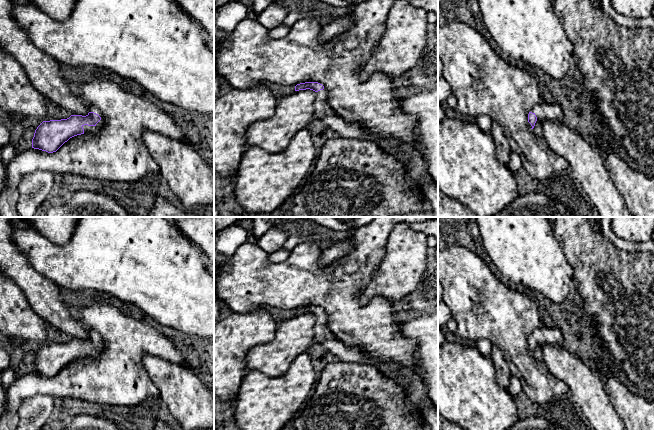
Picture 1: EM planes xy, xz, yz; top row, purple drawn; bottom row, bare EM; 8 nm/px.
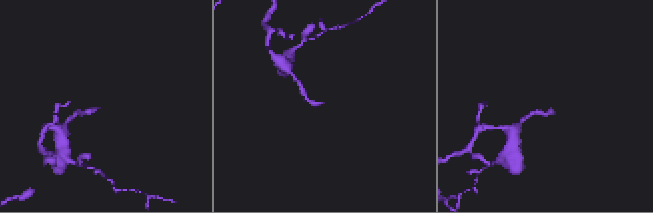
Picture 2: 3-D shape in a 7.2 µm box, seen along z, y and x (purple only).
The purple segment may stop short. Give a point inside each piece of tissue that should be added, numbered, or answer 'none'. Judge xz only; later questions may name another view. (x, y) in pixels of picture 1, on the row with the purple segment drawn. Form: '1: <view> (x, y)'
1: xz (413, 162)

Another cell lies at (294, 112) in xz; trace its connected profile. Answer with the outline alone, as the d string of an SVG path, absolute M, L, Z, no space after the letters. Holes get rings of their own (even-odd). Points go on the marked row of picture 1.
M306 89L278 99L271 118L257 121L247 129L247 147L259 147L272 154L283 151L298 131L310 126L316 97L317 92Z

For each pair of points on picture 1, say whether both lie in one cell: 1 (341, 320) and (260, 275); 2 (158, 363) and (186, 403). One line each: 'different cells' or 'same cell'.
1: same cell
2: same cell

